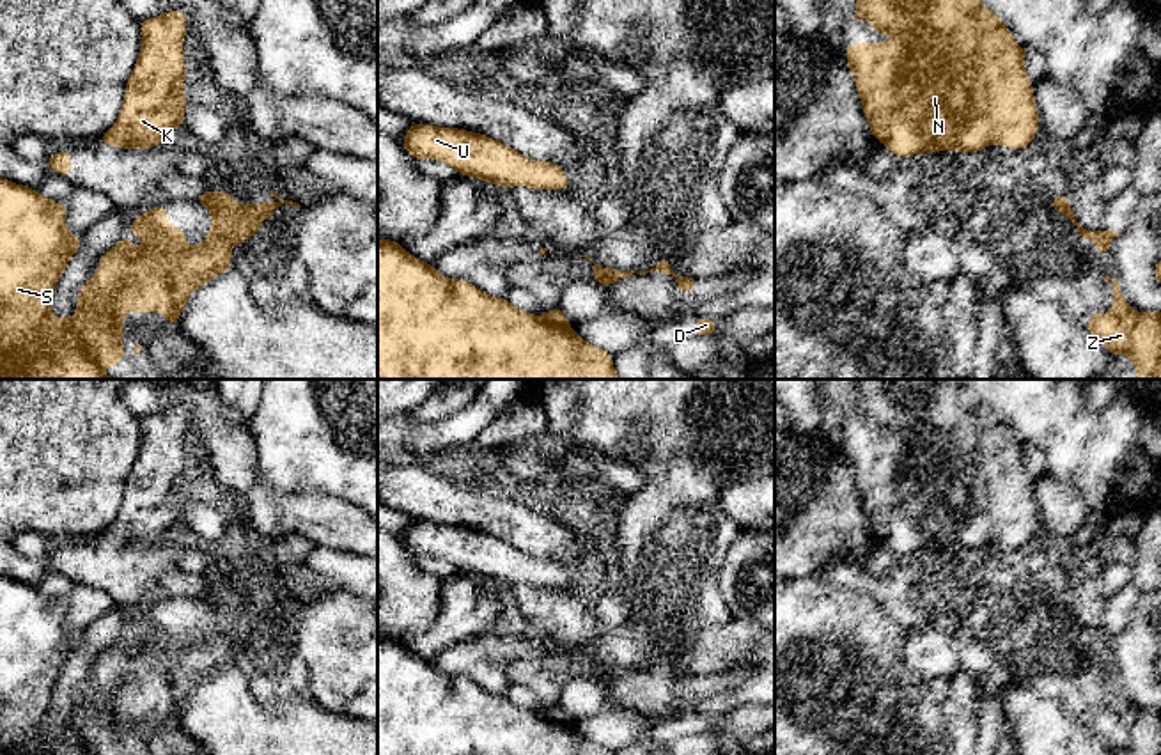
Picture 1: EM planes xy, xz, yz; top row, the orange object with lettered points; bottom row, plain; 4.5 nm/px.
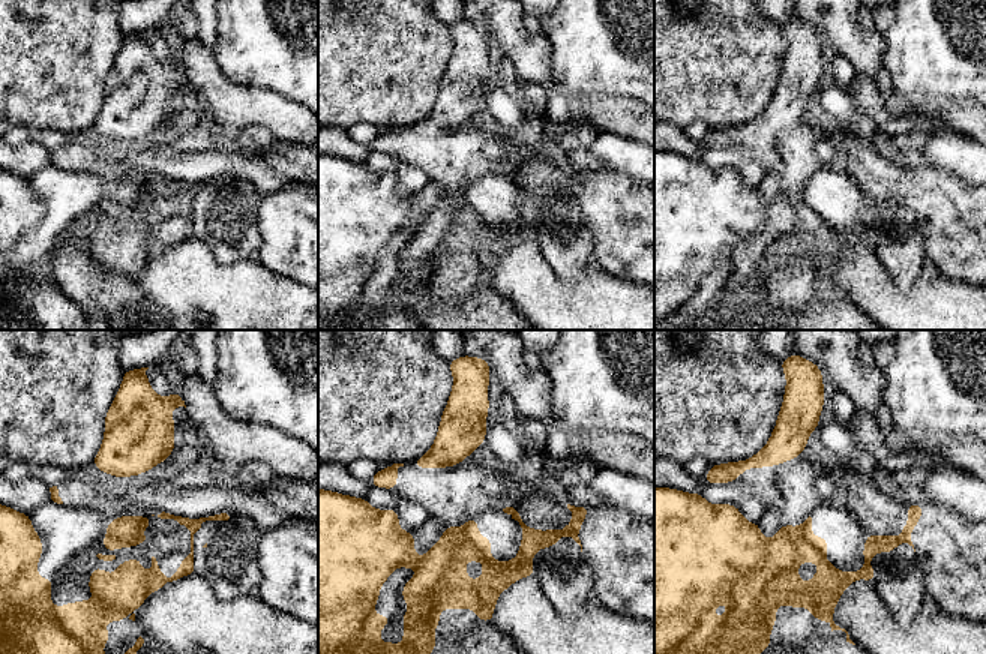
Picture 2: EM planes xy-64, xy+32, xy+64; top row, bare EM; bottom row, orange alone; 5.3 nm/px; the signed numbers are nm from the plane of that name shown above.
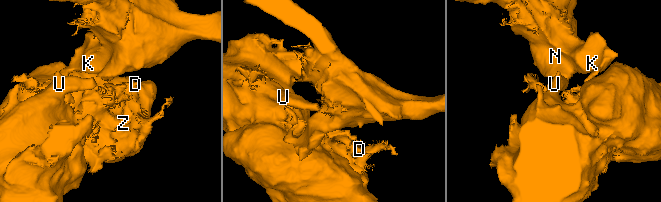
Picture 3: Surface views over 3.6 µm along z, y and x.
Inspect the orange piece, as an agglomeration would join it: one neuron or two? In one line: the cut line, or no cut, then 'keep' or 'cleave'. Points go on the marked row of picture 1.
no cut | keep

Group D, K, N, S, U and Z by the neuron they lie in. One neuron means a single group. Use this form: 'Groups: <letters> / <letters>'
Groups: D K N S U Z

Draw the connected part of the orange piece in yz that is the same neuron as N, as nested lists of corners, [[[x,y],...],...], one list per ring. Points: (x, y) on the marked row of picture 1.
[[[856,0],[856,14],[877,34],[893,34],[897,43],[849,43],[847,66],[856,82],[872,136],[897,158],[954,149],[971,154],[991,144],[1026,149],[1039,129],[1033,83],[1025,71],[1026,51],[1016,43],[1003,19],[980,0]]]

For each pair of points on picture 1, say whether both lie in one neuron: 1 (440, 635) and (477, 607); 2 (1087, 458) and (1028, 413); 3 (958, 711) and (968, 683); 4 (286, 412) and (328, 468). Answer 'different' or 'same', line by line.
1: same
2: same
3: same
4: same

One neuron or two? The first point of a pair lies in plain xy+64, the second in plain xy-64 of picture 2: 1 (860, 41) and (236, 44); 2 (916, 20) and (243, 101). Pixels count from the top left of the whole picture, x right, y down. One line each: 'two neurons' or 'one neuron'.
1: two neurons
2: two neurons

